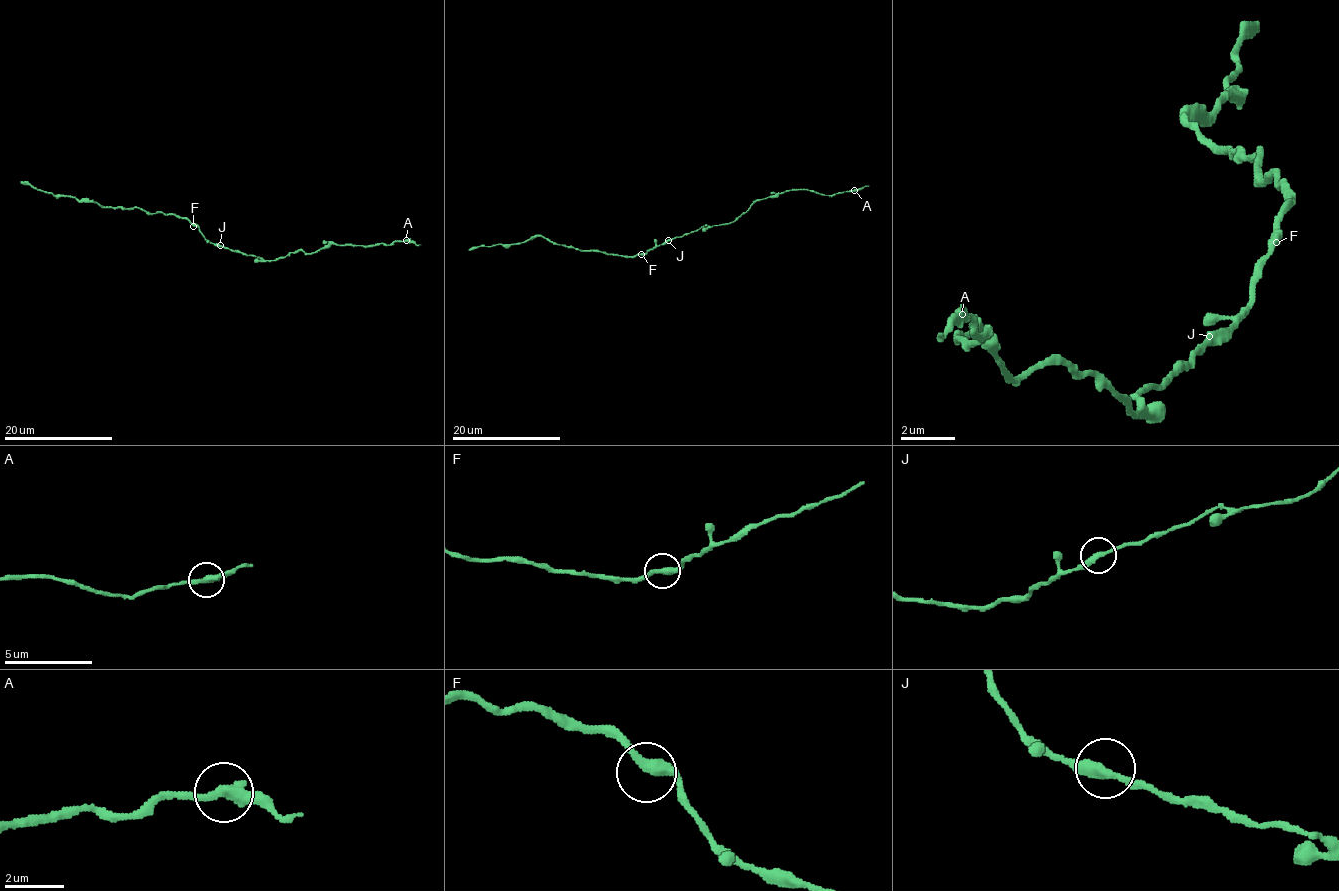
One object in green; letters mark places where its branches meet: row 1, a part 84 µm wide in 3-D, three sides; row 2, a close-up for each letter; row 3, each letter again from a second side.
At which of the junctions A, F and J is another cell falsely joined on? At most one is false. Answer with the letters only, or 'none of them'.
none of them

